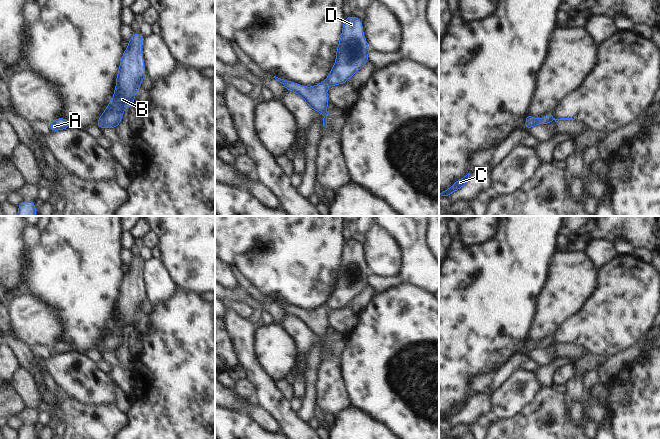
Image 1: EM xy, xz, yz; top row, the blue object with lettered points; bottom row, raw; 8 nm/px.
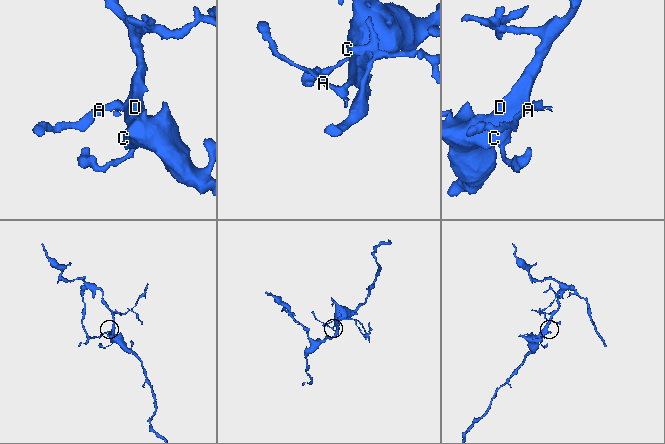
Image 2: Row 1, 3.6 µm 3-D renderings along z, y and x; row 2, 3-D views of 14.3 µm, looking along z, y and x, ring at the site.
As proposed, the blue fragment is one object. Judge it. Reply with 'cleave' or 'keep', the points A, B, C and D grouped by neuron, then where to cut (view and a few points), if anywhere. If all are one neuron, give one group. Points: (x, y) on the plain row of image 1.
cleave | A / B C D | xy (101, 340), (107, 350)

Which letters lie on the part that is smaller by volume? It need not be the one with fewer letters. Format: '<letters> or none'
A

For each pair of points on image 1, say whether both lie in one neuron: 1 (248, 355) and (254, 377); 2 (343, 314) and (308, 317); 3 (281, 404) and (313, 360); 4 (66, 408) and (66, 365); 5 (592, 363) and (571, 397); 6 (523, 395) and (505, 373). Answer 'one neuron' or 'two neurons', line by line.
1: one neuron
2: two neurons
3: two neurons
4: two neurons
5: one neuron
6: two neurons

